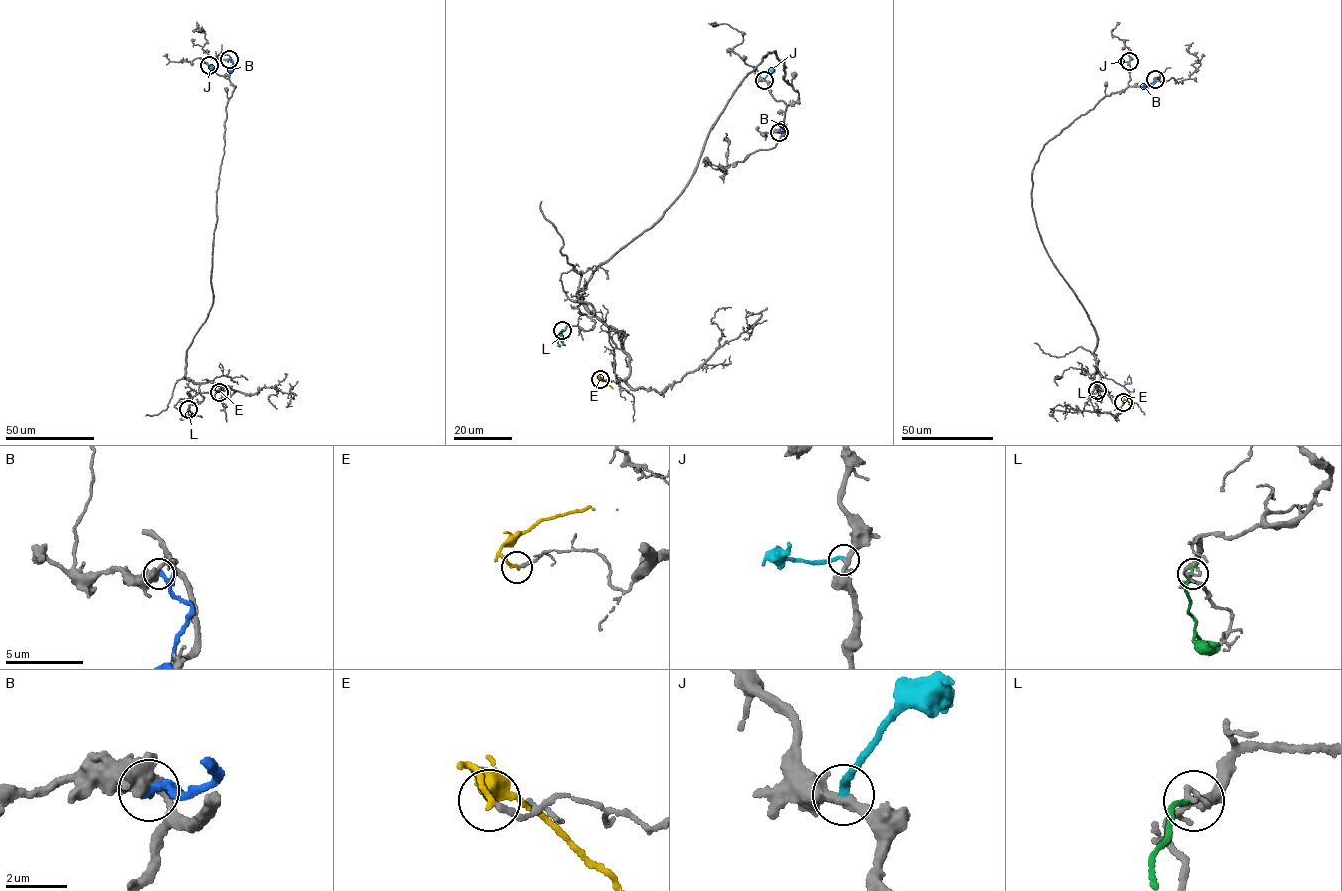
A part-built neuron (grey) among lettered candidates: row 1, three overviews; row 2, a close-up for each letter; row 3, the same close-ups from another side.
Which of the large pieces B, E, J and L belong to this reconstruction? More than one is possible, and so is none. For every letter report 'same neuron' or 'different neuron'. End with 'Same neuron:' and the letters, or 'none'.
B: different neuron
E: different neuron
J: same neuron
L: different neuron
Same neuron: J

